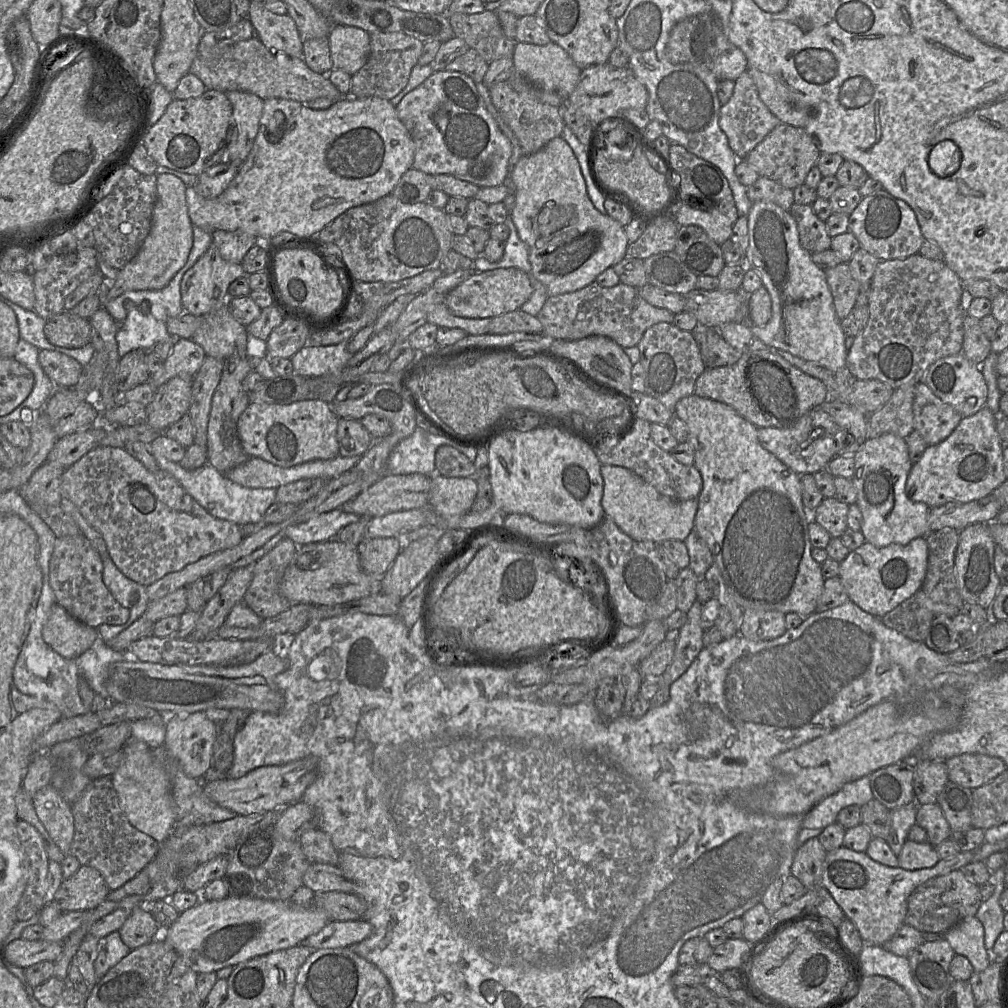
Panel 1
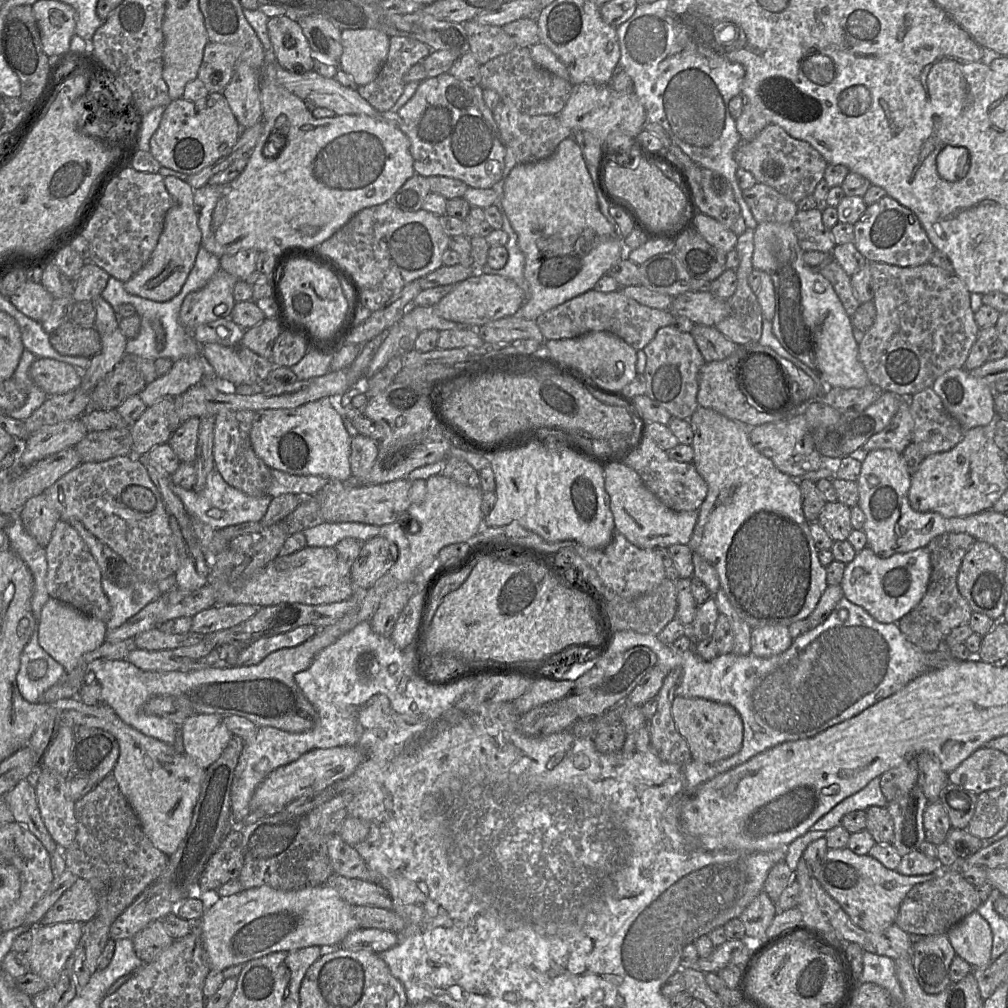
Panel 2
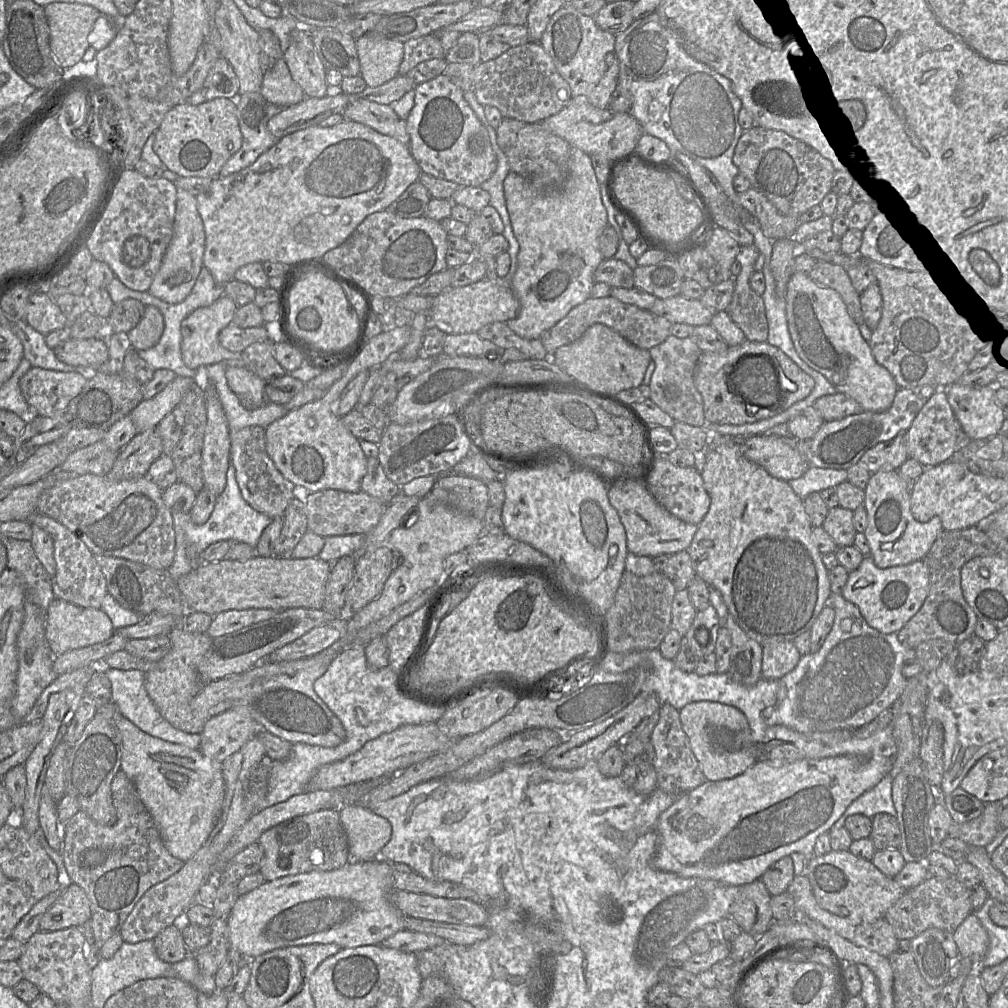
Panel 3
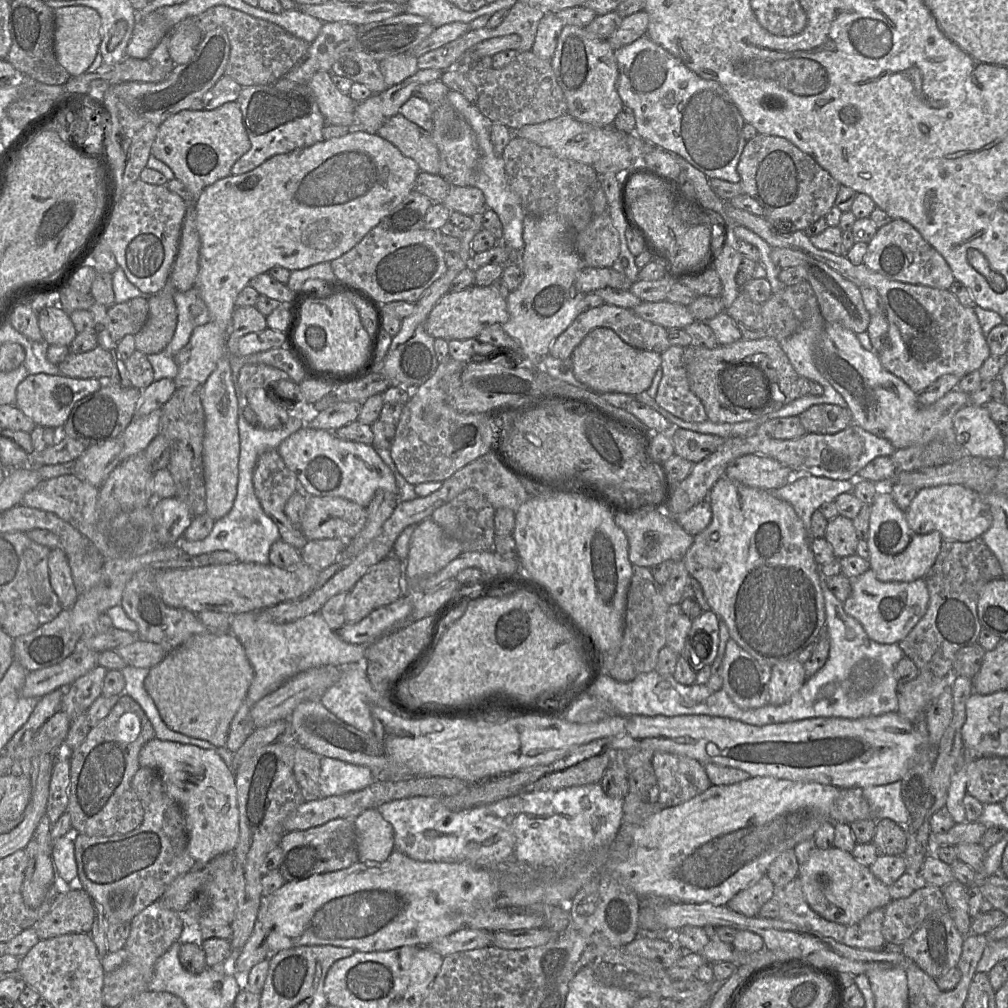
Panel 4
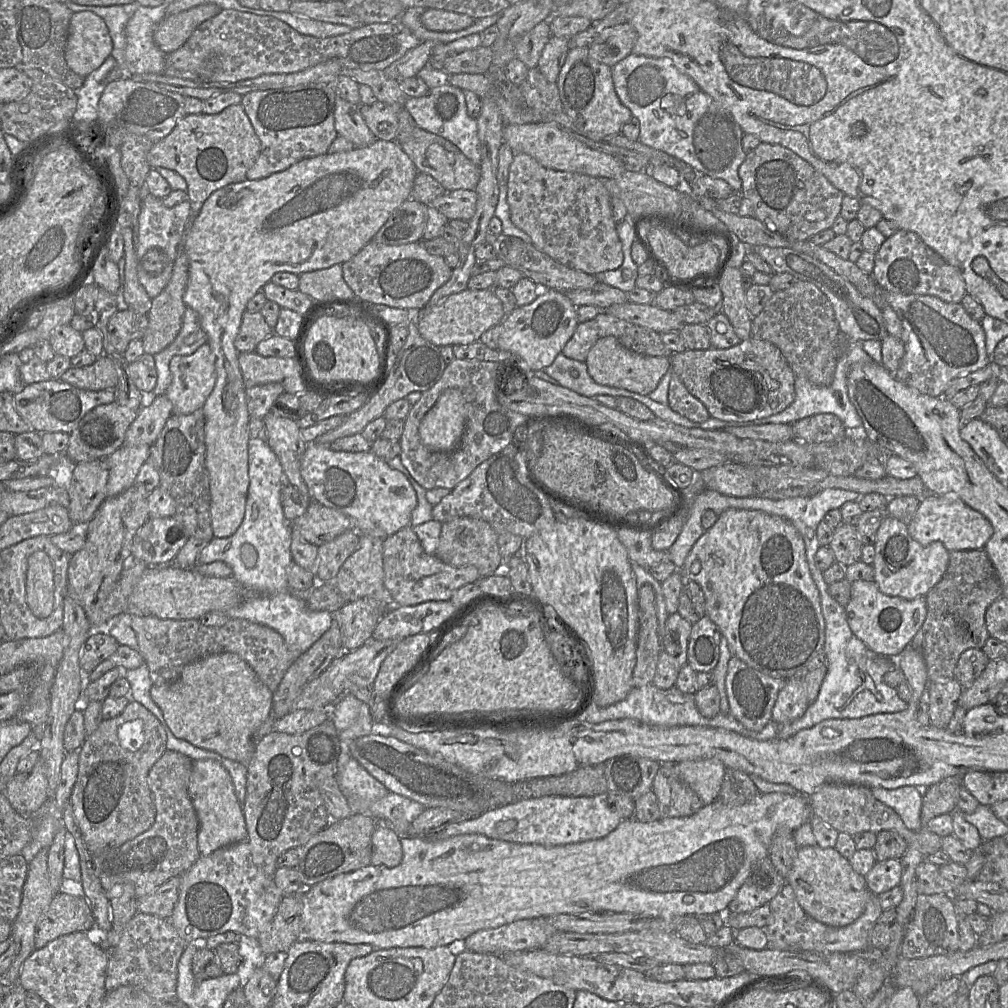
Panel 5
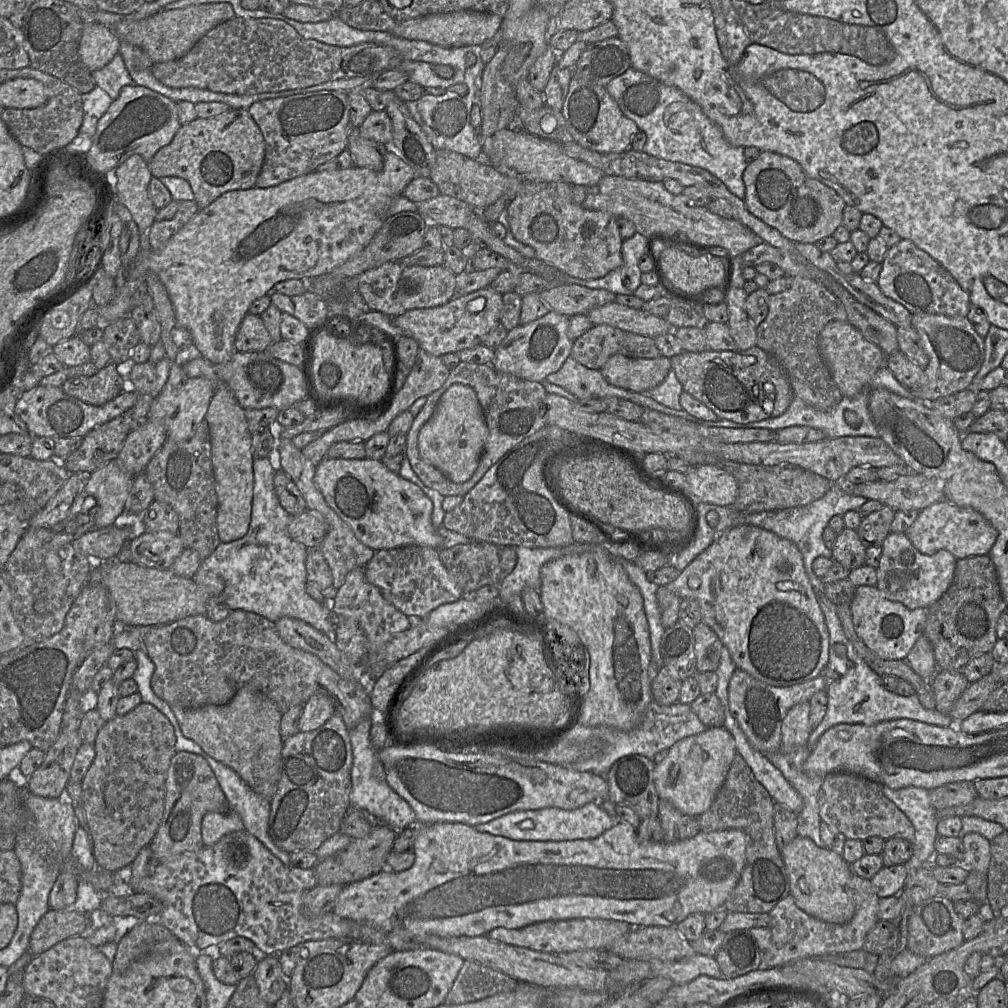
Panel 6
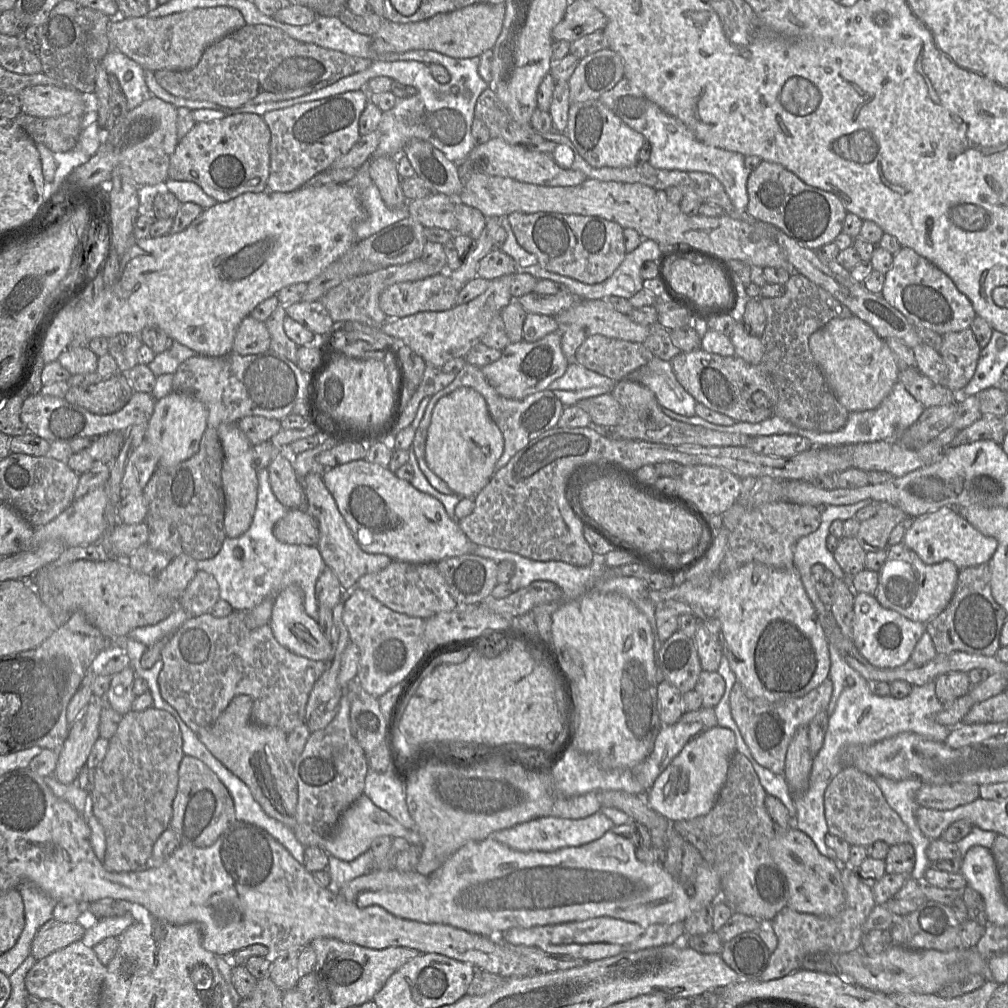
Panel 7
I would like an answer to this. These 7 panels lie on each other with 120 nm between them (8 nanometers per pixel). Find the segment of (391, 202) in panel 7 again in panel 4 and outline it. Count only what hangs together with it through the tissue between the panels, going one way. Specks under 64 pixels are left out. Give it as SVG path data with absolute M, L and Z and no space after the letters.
M319 71L308 81L317 104L325 119L325 125L356 127L355 110L357 102L343 94L331 78L331 72Z

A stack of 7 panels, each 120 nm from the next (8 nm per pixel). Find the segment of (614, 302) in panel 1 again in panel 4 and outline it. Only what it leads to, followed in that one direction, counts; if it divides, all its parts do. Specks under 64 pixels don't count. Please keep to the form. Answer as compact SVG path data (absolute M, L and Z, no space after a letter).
M604 303L601 306L581 312L568 328L550 344L549 354L561 360L570 358L573 350L585 336L598 327L606 327L613 330L625 343L637 349L662 353L671 346L666 328L640 318L632 309Z

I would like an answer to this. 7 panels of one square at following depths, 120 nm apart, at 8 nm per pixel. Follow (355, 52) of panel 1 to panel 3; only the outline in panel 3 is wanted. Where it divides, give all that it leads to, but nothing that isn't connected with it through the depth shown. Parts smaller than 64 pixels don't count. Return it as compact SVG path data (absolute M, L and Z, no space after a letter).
M367 33L355 40L360 76L368 87L378 87L398 75L404 43Z

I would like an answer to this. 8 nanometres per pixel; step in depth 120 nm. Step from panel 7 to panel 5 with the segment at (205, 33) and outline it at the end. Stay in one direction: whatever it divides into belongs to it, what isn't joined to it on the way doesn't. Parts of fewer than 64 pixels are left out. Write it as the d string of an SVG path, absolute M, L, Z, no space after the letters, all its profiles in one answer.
M208 3L166 15L154 32L154 42L161 51L170 54L180 48L200 24L218 15L221 10L218 5Z

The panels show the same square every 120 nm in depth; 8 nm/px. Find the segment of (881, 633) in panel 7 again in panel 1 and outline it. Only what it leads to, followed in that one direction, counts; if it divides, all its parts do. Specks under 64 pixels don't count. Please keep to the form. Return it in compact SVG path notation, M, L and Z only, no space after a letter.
M917 537L906 545L890 544L885 547L864 542L839 563L839 577L849 600L880 619L921 588L927 562L928 545L925 537Z

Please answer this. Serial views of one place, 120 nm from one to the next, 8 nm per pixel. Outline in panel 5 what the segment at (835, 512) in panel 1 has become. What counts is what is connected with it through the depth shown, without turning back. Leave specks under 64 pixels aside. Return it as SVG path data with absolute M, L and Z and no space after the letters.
M842 522L834 529L829 547L837 562L849 566L861 561L863 545L856 526Z

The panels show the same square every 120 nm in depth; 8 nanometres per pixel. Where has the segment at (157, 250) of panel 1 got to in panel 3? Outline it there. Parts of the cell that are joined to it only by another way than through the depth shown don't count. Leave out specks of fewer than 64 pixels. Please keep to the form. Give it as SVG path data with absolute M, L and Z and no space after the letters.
M177 188L173 235L148 292L169 304L181 303L190 294L203 267L204 250L205 230L196 197Z

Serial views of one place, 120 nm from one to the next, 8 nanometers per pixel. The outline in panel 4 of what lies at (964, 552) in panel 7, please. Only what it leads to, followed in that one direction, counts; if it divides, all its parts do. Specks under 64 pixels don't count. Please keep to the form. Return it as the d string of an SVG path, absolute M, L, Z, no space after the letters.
M946 484L918 490L905 512L909 527L917 534L938 531L942 541L969 542L981 537L992 524L989 506L976 491L959 484Z

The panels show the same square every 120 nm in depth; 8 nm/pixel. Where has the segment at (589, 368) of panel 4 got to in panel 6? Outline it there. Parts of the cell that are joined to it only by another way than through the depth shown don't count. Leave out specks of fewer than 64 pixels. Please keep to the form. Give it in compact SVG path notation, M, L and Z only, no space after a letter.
M615 354L600 372L611 385L642 393L661 384L671 369L670 358L665 356L645 359Z

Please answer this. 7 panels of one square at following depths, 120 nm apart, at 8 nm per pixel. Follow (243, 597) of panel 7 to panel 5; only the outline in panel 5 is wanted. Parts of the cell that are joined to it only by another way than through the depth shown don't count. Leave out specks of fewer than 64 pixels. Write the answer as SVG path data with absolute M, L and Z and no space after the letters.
M250 438L248 442L248 474L249 488L242 524L234 535L228 538L214 537L201 551L198 564L210 564L222 561L231 567L233 577L255 596L238 607L229 609L226 614L229 619L239 618L268 626L277 631L284 639L294 657L308 650L331 627L333 614L329 611L312 611L306 601L292 593L287 582L287 567L293 561L291 554L291 522L287 521L281 502L281 490L285 485L285 474L281 463L268 443L258 438Z

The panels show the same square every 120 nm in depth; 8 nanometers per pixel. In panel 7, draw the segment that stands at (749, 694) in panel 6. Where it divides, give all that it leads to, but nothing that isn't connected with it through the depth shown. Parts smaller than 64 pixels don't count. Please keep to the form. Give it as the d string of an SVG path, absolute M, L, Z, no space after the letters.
M828 677L802 697L767 702L749 698L737 680L730 693L731 715L754 759L771 772L784 775L787 749L796 730L808 726L817 713L827 709L832 690L833 684Z

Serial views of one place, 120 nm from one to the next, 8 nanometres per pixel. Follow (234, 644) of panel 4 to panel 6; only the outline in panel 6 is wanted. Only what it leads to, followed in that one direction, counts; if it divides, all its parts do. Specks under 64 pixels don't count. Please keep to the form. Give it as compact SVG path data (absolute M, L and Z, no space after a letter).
M244 685L224 705L207 705L197 709L185 709L170 705L183 735L198 744L205 753L234 770L257 794L270 801L276 793L281 774L283 738L280 733L282 713L278 706L257 688Z

